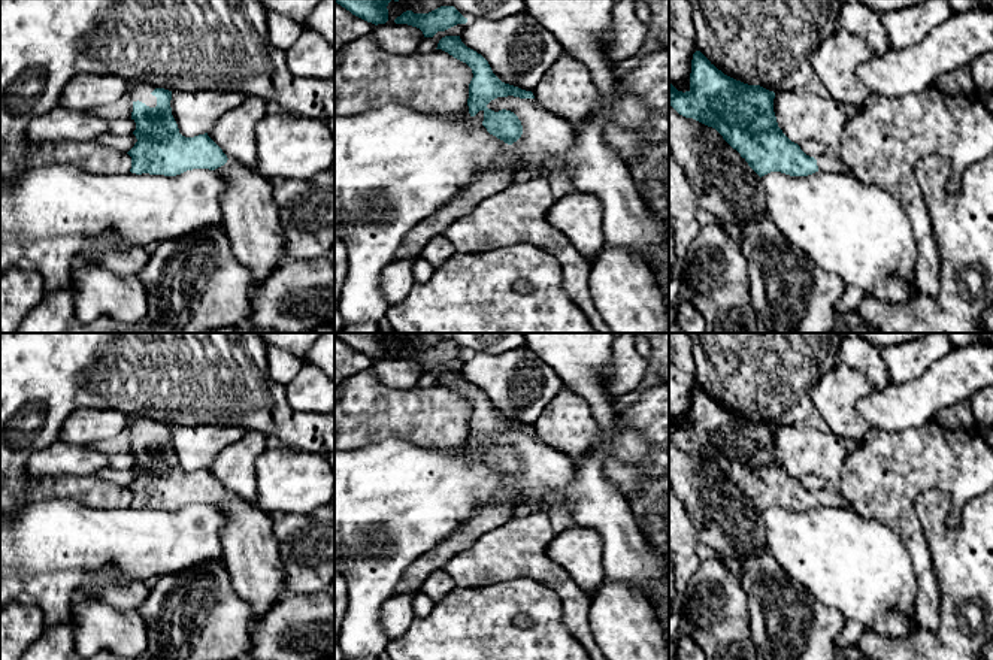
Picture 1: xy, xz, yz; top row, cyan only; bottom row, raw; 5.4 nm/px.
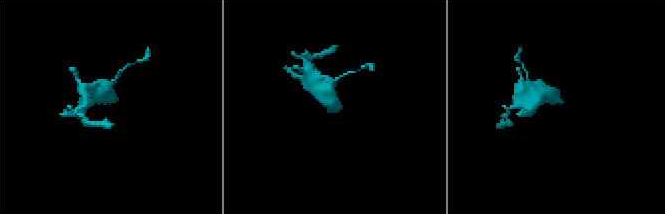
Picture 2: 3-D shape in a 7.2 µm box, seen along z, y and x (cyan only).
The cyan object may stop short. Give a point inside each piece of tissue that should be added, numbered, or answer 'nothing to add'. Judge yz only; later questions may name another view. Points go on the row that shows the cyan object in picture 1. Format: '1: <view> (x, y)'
1: yz (830, 162)

